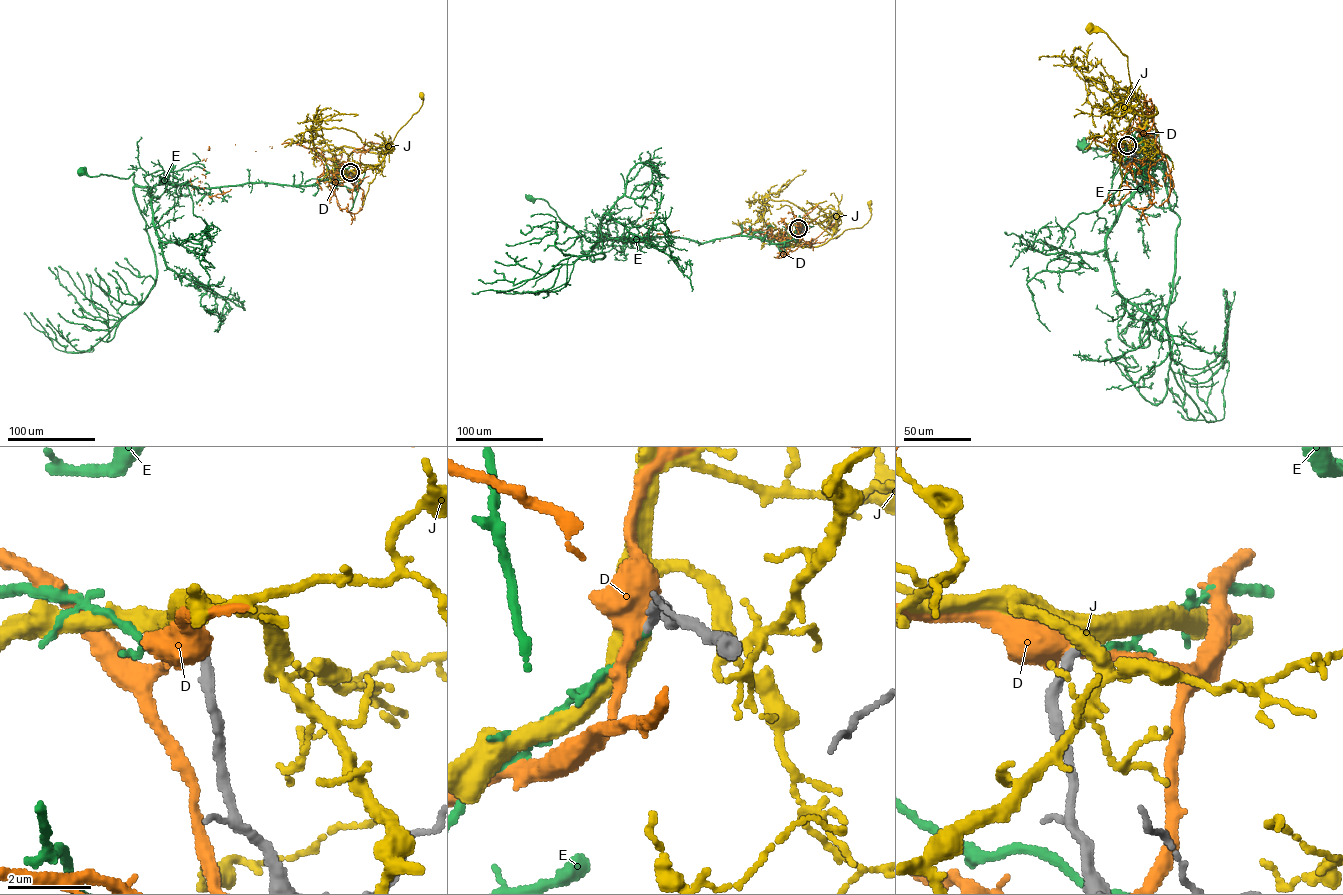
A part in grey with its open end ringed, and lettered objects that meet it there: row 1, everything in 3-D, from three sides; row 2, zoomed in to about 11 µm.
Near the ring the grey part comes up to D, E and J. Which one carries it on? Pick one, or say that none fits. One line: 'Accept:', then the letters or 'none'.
Accept: J

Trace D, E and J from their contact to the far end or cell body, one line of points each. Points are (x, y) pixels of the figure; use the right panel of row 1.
D: (1127, 145), (1141, 132), (1131, 105), (1139, 100), (1146, 113), (1138, 103), (1131, 174), (1146, 196)
E: (1128, 145), (1141, 144), (1141, 169), (1162, 166), (1147, 145), (1123, 154), (1081, 144)
J: (1127, 145), (1142, 141), (1143, 127), (1154, 105), (1156, 109), (1144, 117), (1127, 57), (1107, 34), (1090, 28)

